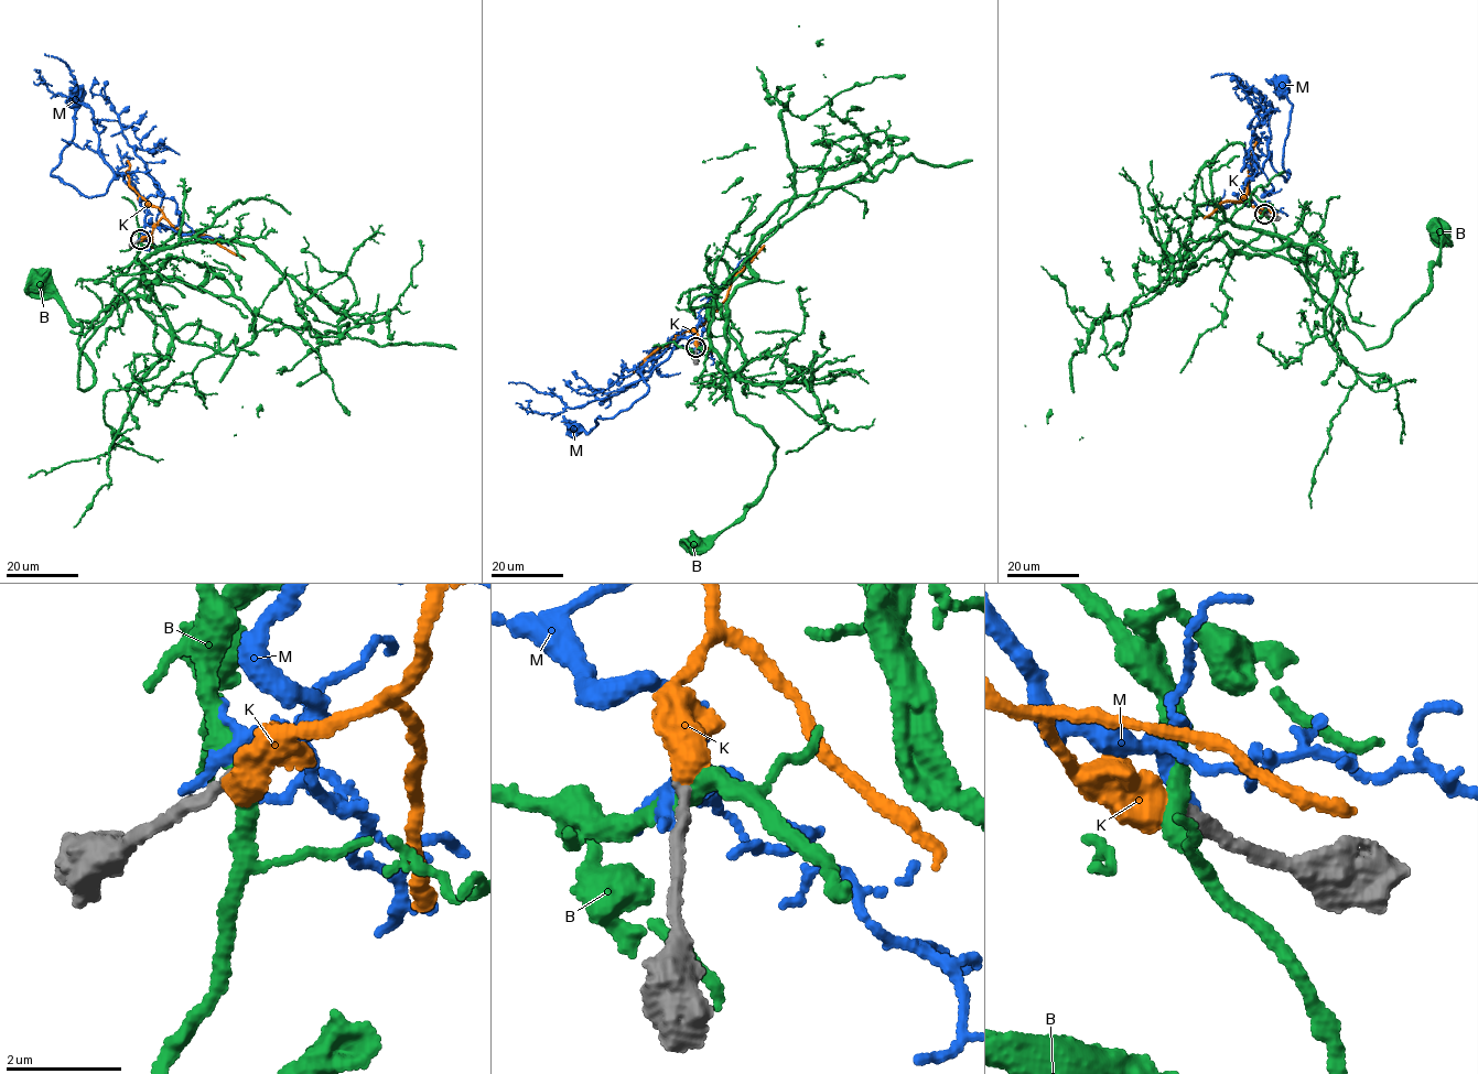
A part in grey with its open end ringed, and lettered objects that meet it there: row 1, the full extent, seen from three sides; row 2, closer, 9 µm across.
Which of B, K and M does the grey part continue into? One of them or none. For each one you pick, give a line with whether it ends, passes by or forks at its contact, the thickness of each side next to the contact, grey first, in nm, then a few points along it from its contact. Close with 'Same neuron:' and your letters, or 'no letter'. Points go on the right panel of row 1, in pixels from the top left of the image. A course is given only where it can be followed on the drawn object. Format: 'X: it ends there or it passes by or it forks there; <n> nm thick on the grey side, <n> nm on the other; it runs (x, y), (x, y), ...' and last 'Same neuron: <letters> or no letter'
K: it ends there; 220 nm thick on the grey side, 600 nm on the other; it runs (1264, 214), (1250, 204), (1248, 190), (1239, 202), (1222, 202), (1204, 218)
Same neuron: K

